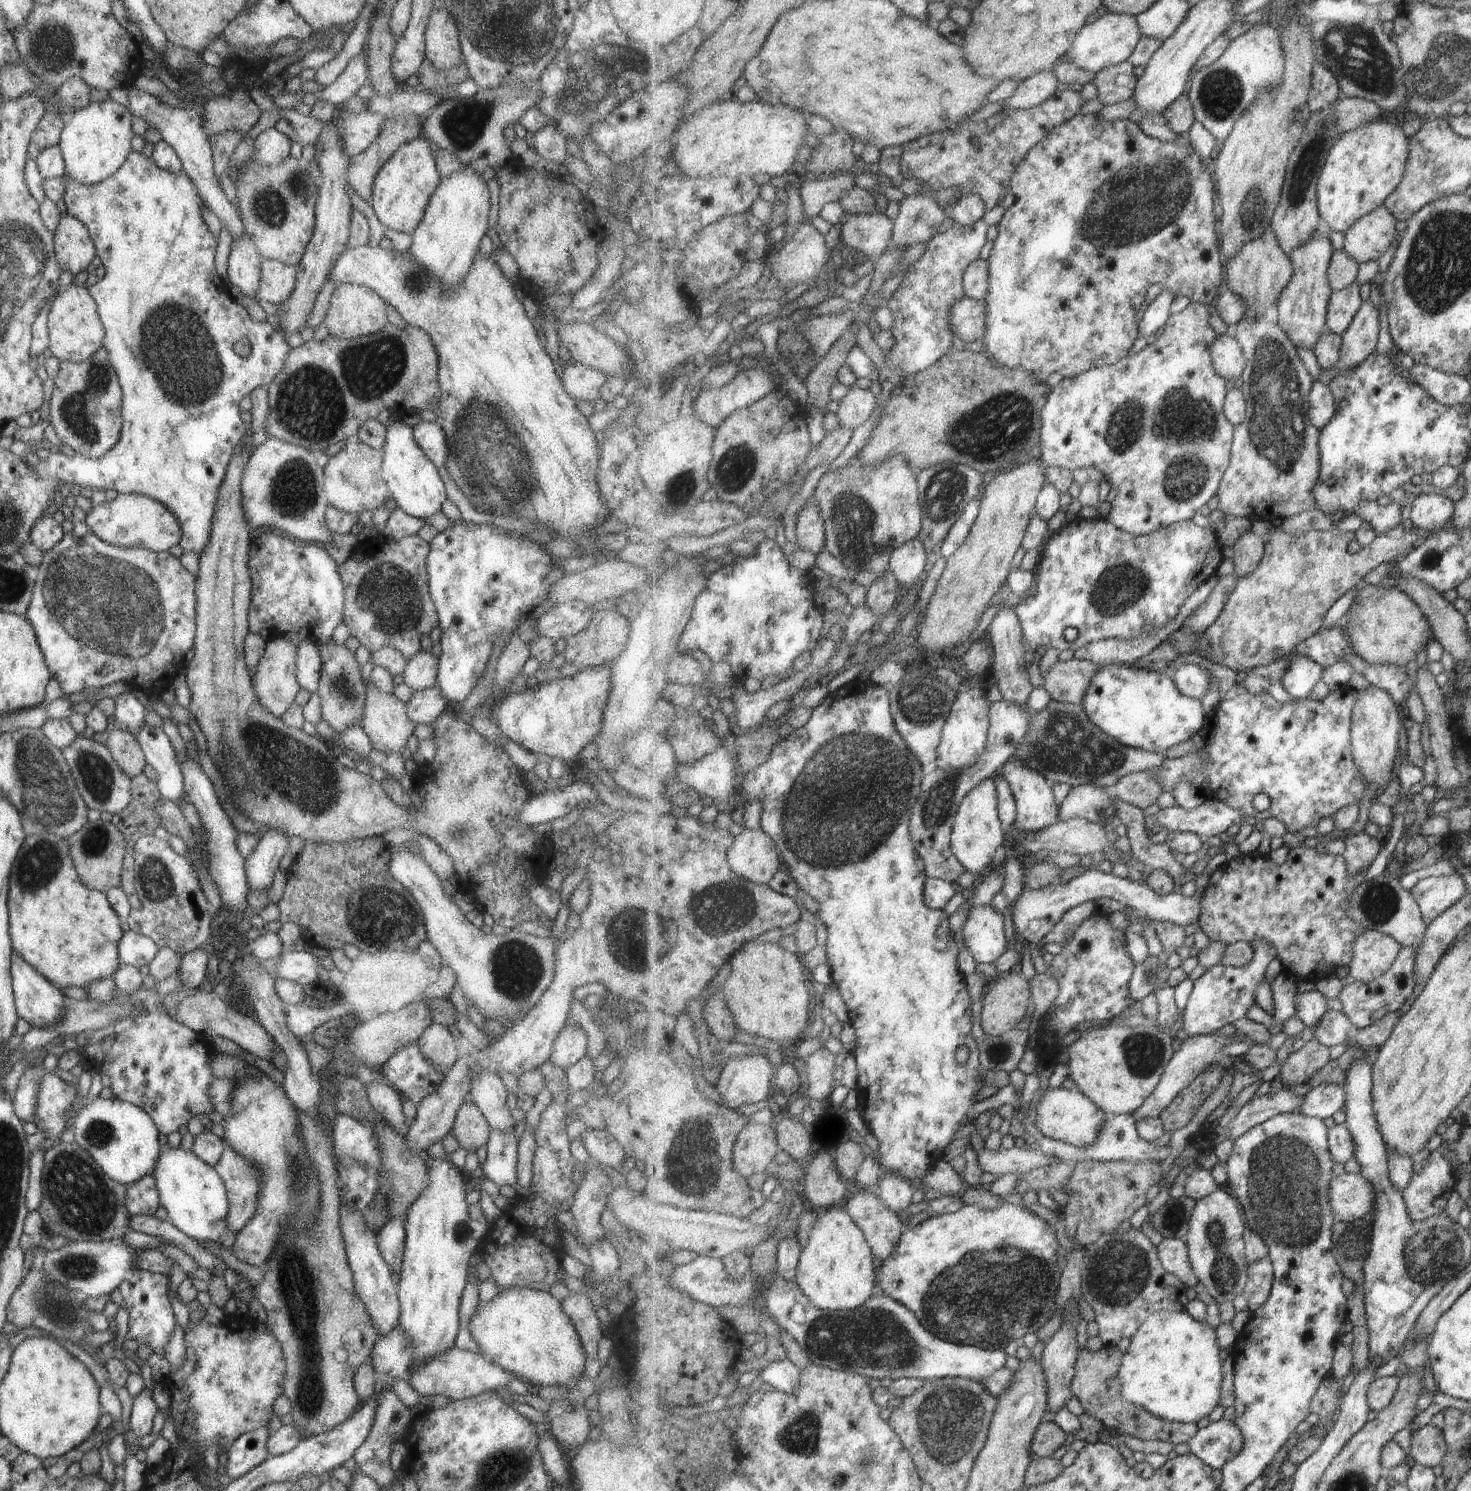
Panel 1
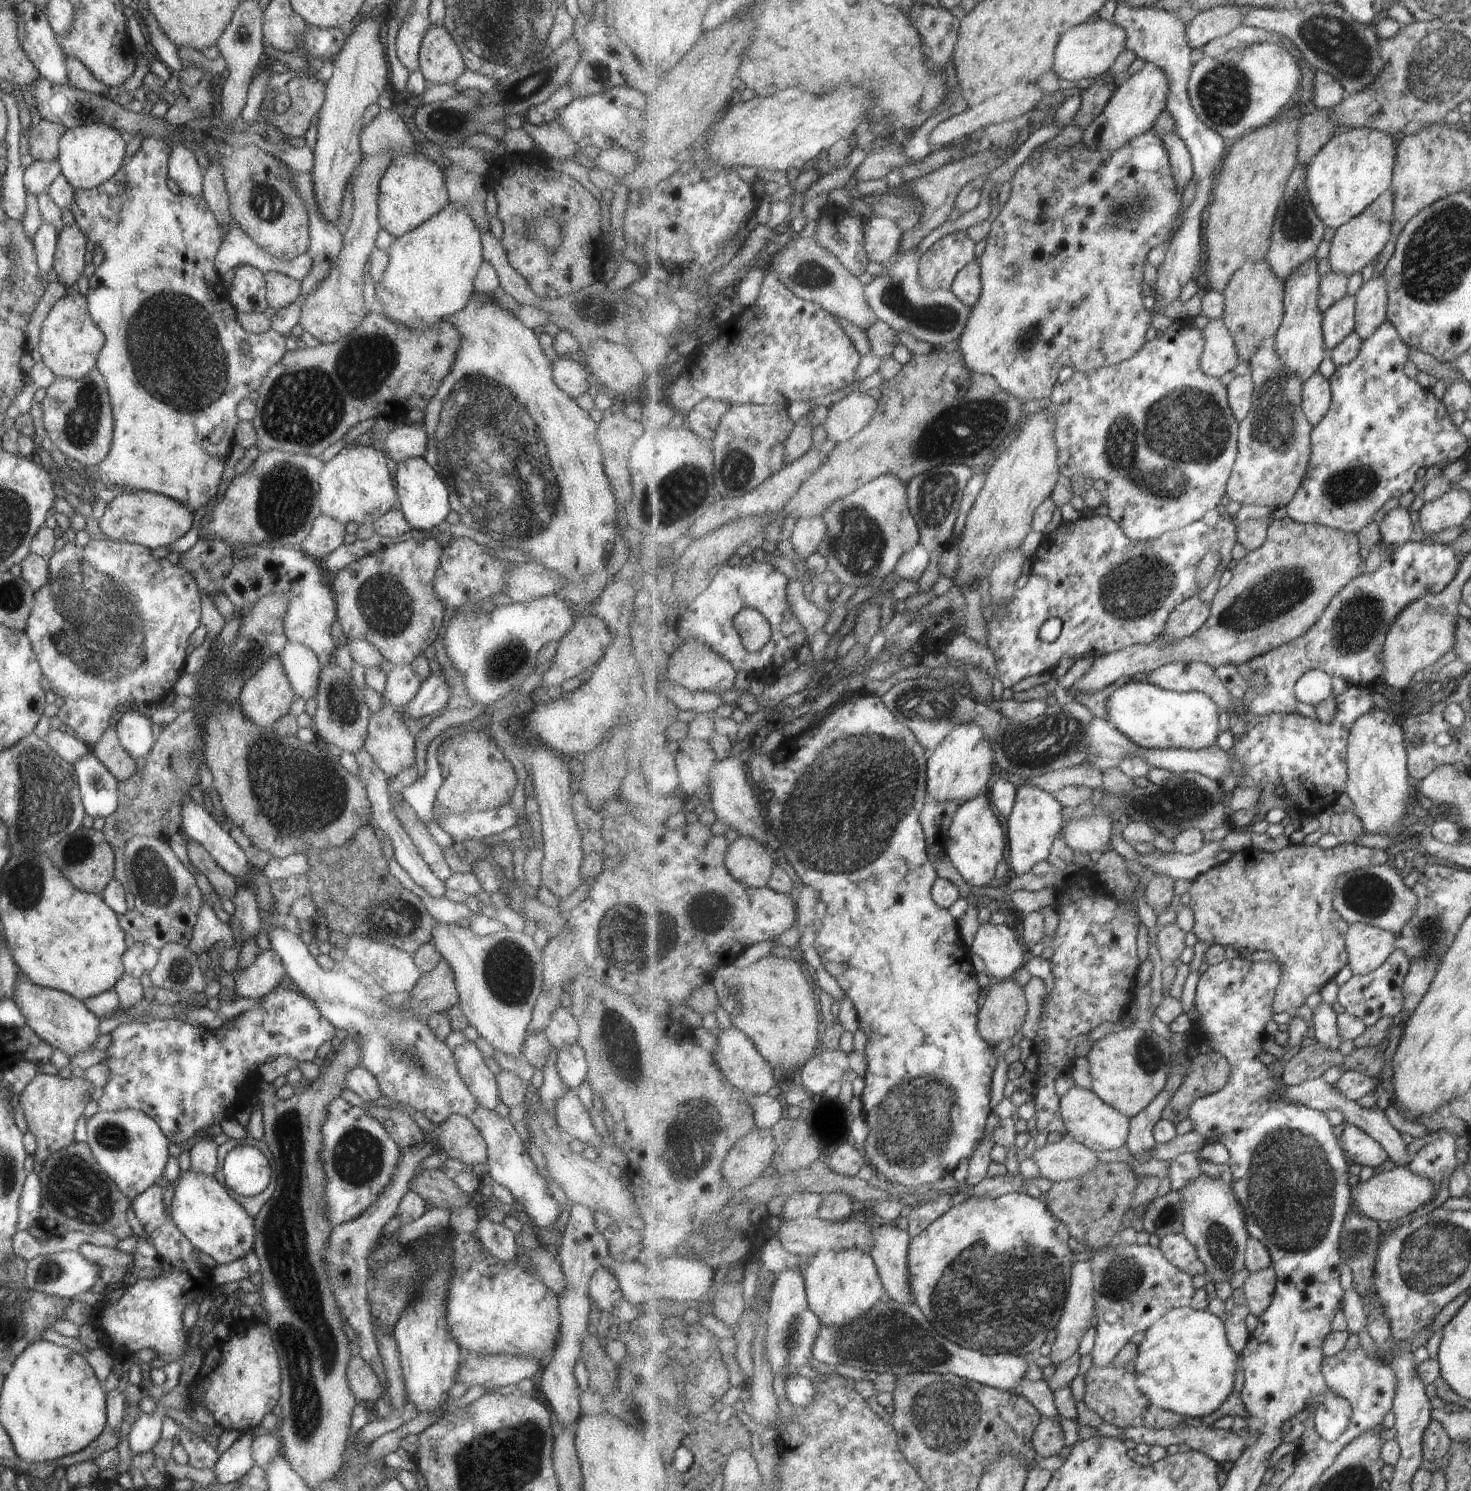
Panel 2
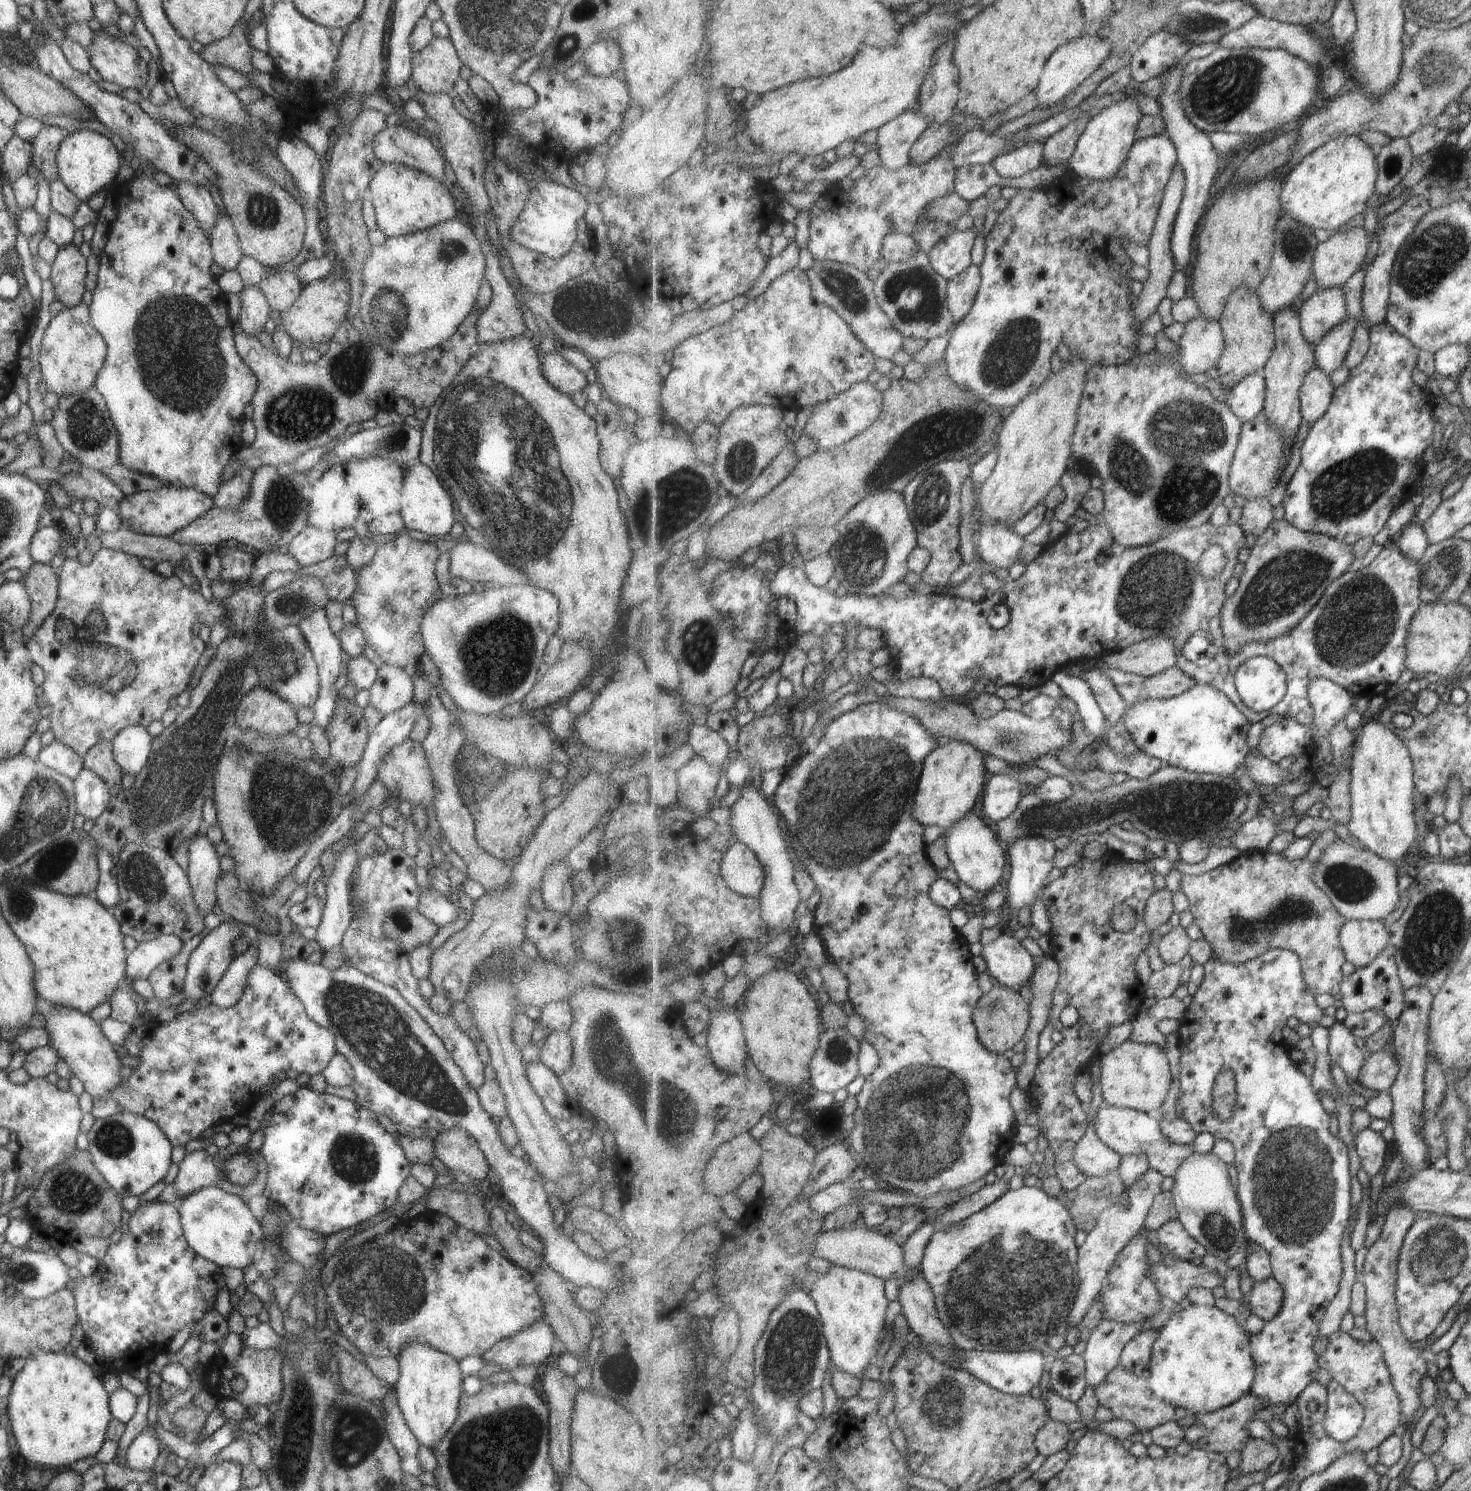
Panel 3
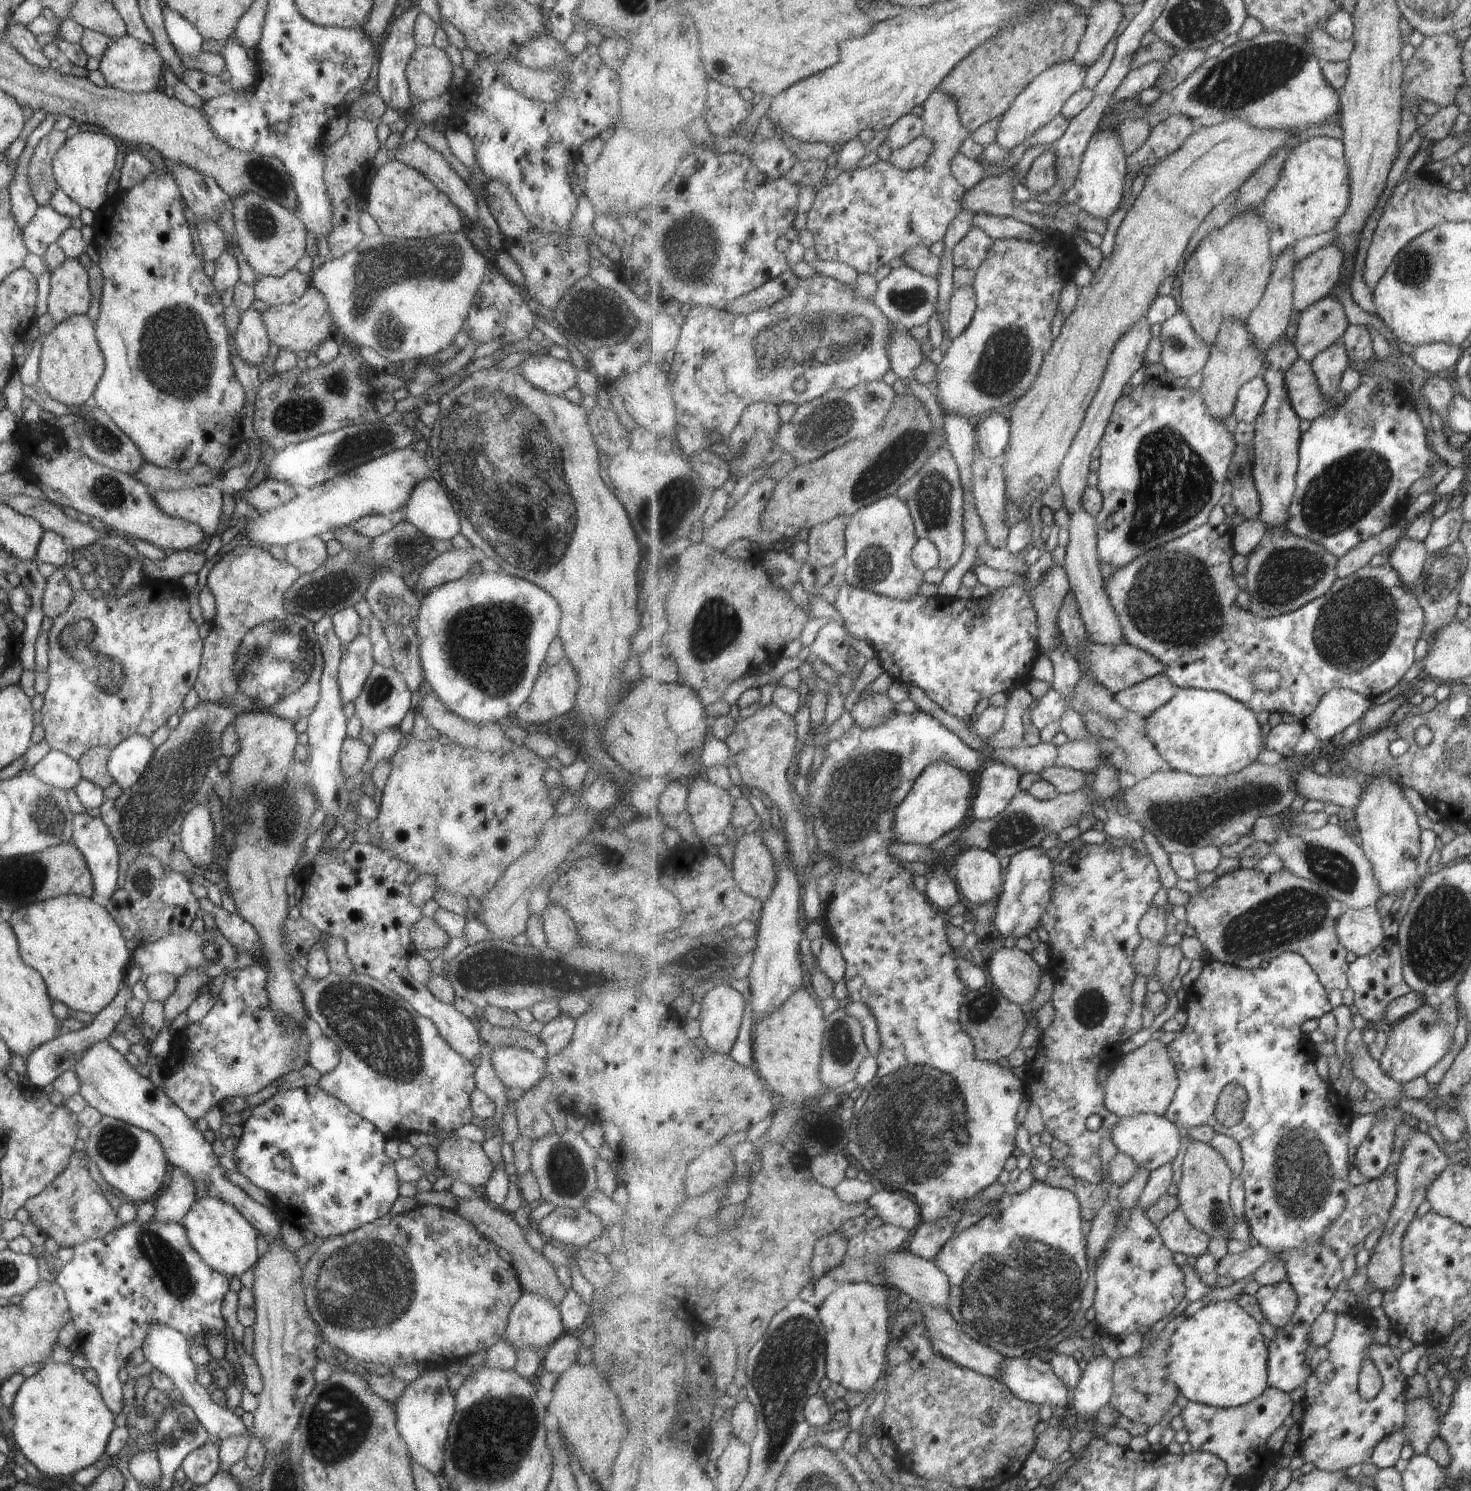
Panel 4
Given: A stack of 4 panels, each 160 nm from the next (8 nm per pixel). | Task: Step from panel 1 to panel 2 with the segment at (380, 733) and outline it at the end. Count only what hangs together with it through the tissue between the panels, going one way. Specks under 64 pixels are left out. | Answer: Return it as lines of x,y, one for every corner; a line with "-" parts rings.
382,704
381,710
369,716
363,748
385,778
390,778
398,776
404,766
414,764
414,736
407,729
399,709

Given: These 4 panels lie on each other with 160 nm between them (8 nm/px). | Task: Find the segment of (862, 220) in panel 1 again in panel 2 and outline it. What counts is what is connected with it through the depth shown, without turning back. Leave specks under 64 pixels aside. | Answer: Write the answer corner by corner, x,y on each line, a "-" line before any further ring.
887,217
865,219
865,250
874,263
887,264
899,254
904,232

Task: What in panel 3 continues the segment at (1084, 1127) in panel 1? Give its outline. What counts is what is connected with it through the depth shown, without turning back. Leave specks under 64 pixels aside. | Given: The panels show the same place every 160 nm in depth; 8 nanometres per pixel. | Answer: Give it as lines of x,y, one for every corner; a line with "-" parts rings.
1105,1104
1100,1106
1092,1122
1099,1138
1116,1153
1122,1157
1127,1155
1146,1156
1151,1169
1158,1170
1164,1176
1170,1176
1173,1179
1178,1175
1182,1164
1195,1154
1192,1145
1180,1145
1163,1136
1160,1120
1156,1114

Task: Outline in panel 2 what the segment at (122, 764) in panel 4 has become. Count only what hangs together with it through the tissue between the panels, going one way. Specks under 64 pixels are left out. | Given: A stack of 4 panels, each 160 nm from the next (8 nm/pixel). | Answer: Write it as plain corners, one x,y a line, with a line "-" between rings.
121,709
115,717
115,732
123,752
131,756
131,760
145,757
153,747
151,721
136,711

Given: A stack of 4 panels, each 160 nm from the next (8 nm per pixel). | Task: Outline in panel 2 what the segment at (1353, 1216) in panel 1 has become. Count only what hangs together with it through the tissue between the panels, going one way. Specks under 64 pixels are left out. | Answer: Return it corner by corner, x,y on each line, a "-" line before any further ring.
1395,1167
1388,1172
1382,1172
1372,1176
1368,1181
1359,1181
1352,1188
1352,1198
1355,1208
1365,1214
1368,1218
1373,1218
1379,1222
1395,1222
1399,1218
1404,1218
1417,1208
1421,1208
1429,1202
1435,1200
1438,1190
1437,1186
1425,1178
1415,1174
1408,1167

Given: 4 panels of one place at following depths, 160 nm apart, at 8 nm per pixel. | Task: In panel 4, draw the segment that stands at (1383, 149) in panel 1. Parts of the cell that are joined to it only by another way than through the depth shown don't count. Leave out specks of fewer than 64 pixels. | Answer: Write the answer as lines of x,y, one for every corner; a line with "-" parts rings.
1329,136
1314,137
1297,146
1284,166
1278,186
1270,192
1263,206
1260,206
1261,213
1270,226
1270,249
1273,258
1282,255
1289,247
1299,245
1298,240
1335,229
1339,219
1346,214
1347,207
1350,206
1351,187
1350,164
1346,156
1346,146
1341,139

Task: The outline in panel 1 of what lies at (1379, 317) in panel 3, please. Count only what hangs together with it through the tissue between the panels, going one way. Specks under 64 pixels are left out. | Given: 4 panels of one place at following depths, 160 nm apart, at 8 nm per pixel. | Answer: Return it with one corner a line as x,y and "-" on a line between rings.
1369,300
1363,301
1362,307
1352,320
1351,326
1342,336
1342,352
1337,365
1325,371
1317,380
1329,384
1329,380
1338,377
1345,371
1354,371
1378,350
1379,310

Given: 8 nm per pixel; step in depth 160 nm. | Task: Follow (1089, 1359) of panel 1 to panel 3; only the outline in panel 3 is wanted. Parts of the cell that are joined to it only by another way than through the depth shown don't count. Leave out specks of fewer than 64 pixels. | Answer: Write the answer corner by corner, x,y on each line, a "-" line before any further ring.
1143,1330
1123,1349
1119,1364
1107,1376
1103,1384
1096,1386
1094,1394
1098,1404
1106,1407
1115,1419
1123,1419
1133,1423
1141,1431
1149,1431
1169,1421
1175,1421
1175,1407
1149,1390
1151,1378
1150,1354
1157,1340
1157,1330

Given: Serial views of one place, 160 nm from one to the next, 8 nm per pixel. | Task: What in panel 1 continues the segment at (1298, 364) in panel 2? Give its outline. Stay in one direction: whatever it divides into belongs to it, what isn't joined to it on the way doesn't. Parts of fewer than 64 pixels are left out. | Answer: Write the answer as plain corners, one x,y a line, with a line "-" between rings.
1317,231
1314,237
1306,243
1301,243
1290,254
1290,259
1294,264
1294,275
1279,297
1277,323
1290,336
1297,348
1312,349
1315,344
1318,344
1319,337
1327,328
1330,296
1334,291
1329,278
1330,264
1334,256
1329,233

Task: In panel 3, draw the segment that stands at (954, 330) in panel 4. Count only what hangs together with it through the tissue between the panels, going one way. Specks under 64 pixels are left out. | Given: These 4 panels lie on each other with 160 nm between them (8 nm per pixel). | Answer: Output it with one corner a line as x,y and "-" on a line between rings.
971,265
948,281
948,303
956,324
973,308
982,283
980,267

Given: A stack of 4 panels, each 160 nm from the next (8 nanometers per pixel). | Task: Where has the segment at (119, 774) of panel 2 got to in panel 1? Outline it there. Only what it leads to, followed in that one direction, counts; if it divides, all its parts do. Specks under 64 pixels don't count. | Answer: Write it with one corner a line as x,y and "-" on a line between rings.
110,727
105,746
109,749
113,760
129,778
137,776
145,768
144,754
131,733

